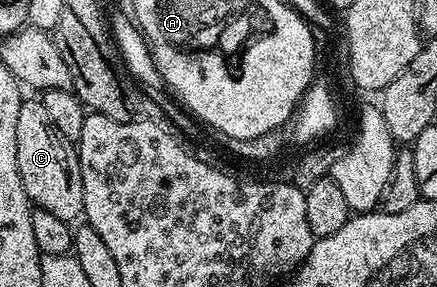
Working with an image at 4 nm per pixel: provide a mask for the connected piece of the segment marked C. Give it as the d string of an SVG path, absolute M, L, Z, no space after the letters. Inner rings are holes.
M40 98L25 99L18 110L18 174L29 201L50 214L72 222L84 210L80 157L73 141L58 132Z

